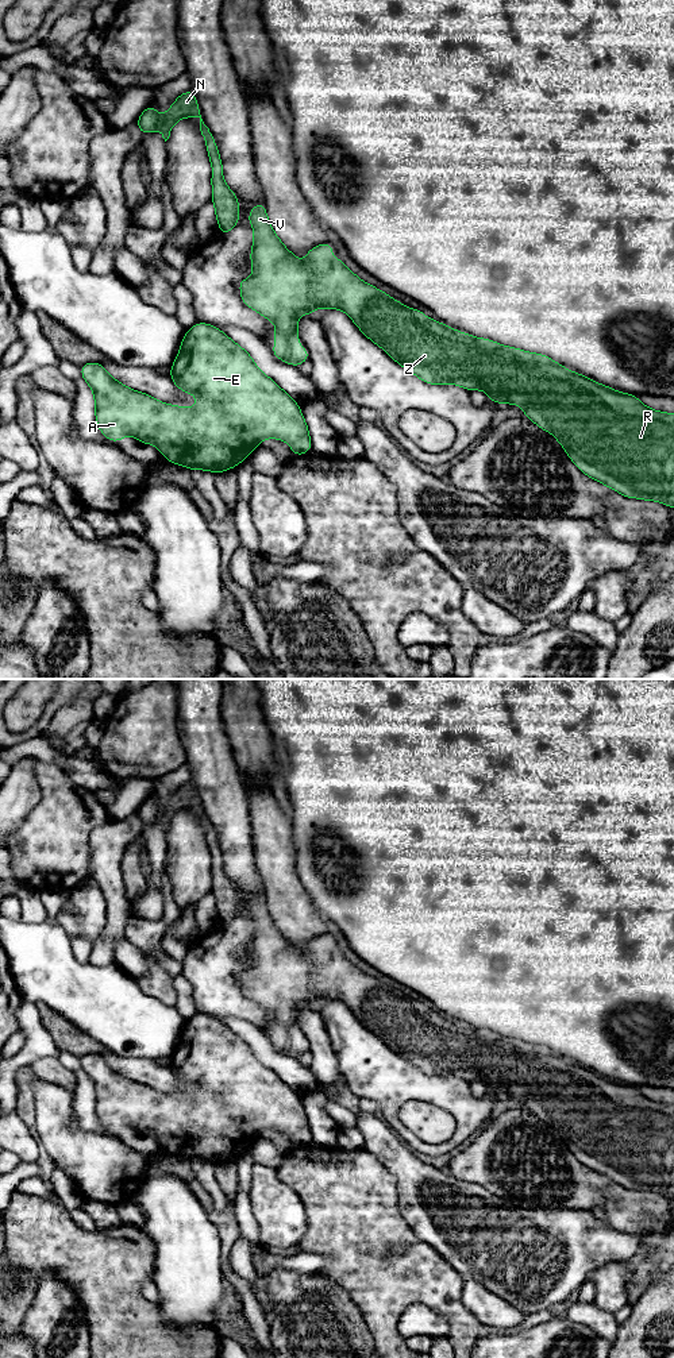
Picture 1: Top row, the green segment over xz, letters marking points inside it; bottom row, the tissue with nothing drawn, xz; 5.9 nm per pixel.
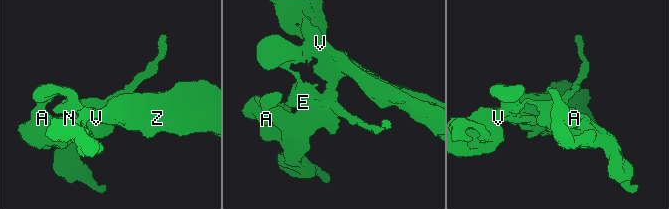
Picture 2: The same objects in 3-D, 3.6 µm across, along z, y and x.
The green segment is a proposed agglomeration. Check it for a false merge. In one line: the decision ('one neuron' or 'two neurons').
one neuron

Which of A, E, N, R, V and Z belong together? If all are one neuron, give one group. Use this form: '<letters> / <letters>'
A E N R V Z

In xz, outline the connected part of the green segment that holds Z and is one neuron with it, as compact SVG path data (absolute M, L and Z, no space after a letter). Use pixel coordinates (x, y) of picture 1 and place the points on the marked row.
M263 201L249 212L249 221L254 229L253 248L249 255L254 273L250 278L239 281L238 286L242 302L277 325L274 331L276 344L271 348L276 358L294 367L309 360L309 351L299 346L299 317L301 315L311 316L317 308L340 309L367 339L423 382L430 385L452 383L469 391L484 390L492 402L519 405L525 417L558 440L570 460L590 479L605 485L623 497L656 501L670 509L674 508L674 413L654 410L643 405L638 396L617 391L570 371L546 355L502 346L485 337L474 337L440 321L431 320L421 310L403 305L389 294L362 281L340 258L332 259L331 252L335 248L328 242L312 247L305 254L305 261L299 262L297 256L276 235Z

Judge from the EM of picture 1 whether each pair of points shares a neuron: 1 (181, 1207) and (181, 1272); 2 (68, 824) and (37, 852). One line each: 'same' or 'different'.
1: same
2: same

